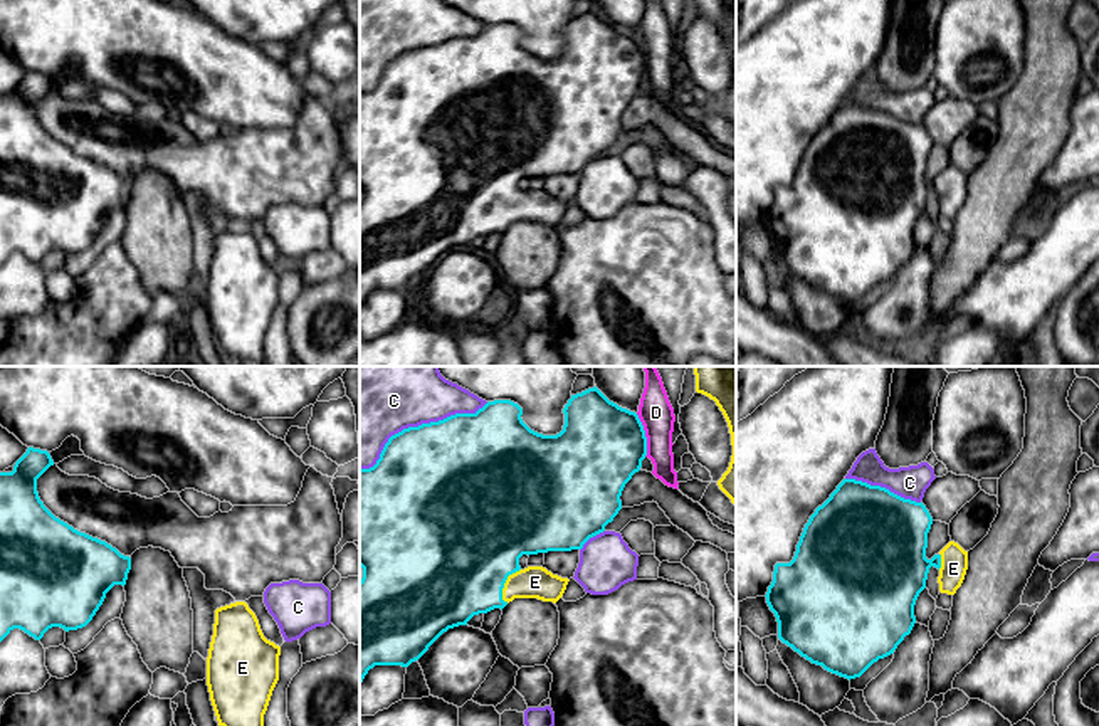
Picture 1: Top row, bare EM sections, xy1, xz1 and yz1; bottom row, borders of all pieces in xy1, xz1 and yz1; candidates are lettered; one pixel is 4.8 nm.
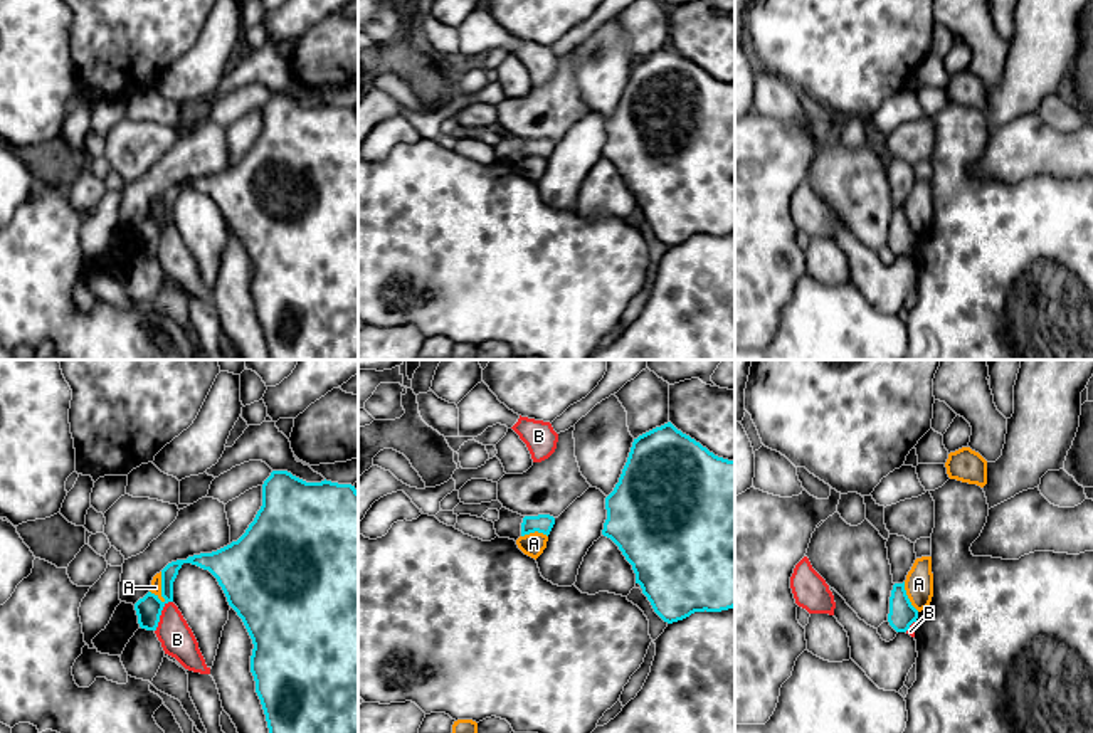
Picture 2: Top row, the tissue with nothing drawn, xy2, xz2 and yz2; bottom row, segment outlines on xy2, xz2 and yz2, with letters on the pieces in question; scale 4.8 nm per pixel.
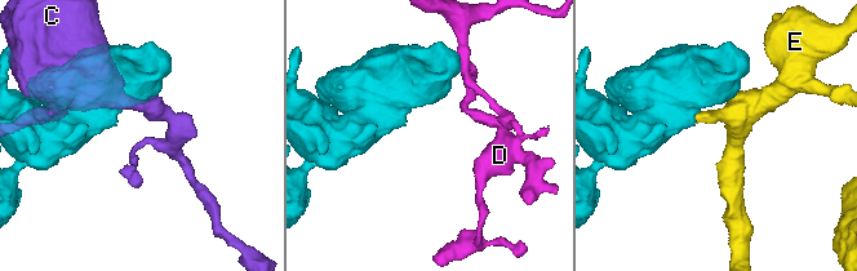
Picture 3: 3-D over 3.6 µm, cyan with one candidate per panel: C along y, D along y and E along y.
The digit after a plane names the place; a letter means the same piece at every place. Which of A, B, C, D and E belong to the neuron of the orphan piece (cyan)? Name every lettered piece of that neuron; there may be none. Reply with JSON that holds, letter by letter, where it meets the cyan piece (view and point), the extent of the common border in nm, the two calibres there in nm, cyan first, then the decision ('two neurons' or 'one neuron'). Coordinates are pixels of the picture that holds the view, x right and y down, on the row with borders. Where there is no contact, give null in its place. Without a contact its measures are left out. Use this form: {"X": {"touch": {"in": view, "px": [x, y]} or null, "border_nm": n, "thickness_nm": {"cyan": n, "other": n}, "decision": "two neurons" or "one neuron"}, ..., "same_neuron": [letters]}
{"A": {"touch": {"in": "xy2", "px": [162, 587]}, "border_nm": 150, "thickness_nm": {"cyan": 130, "other": 60}, "decision": "two neurons"}, "B": {"touch": {"in": "xy2", "px": [160, 614]}, "border_nm": 170, "thickness_nm": {"cyan": 130, "other": 160}, "decision": "two neurons"}, "C": {"touch": {"in": "xz1", "px": [419, 426]}, "border_nm": 700, "thickness_nm": {"cyan": 500, "other": 460}, "decision": "two neurons"}, "D": {"touch": {"in": "xz1", "px": [644, 436]}, "border_nm": 220, "thickness_nm": {"cyan": 400, "other": 160}, "decision": "two neurons"}, "E": {"touch": {"in": "xz1", "px": [504, 582]}, "border_nm": 180, "thickness_nm": {"cyan": 500, "other": 160}, "decision": "one neuron"}, "same_neuron": ["E"]}

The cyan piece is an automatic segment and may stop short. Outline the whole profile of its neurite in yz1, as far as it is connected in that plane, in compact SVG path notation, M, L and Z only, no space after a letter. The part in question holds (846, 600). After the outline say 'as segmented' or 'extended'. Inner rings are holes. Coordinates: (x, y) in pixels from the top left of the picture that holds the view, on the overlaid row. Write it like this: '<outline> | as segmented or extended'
M844 479L810 516L793 560L775 565L773 581L765 597L778 622L778 639L812 664L849 681L894 654L916 623L914 605L926 588L929 568L939 570L939 592L948 595L956 593L968 570L968 551L954 541L931 560L926 558L931 524L933 518L923 502L904 499L881 486Z | extended

